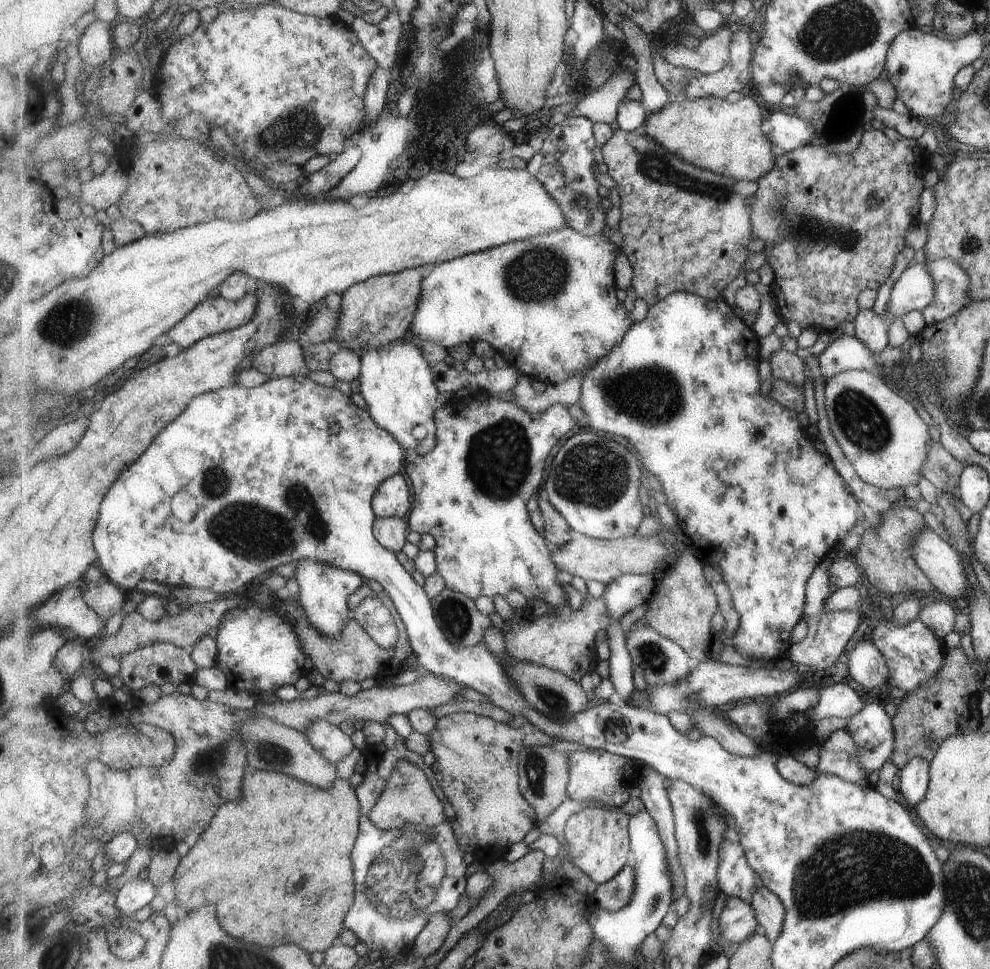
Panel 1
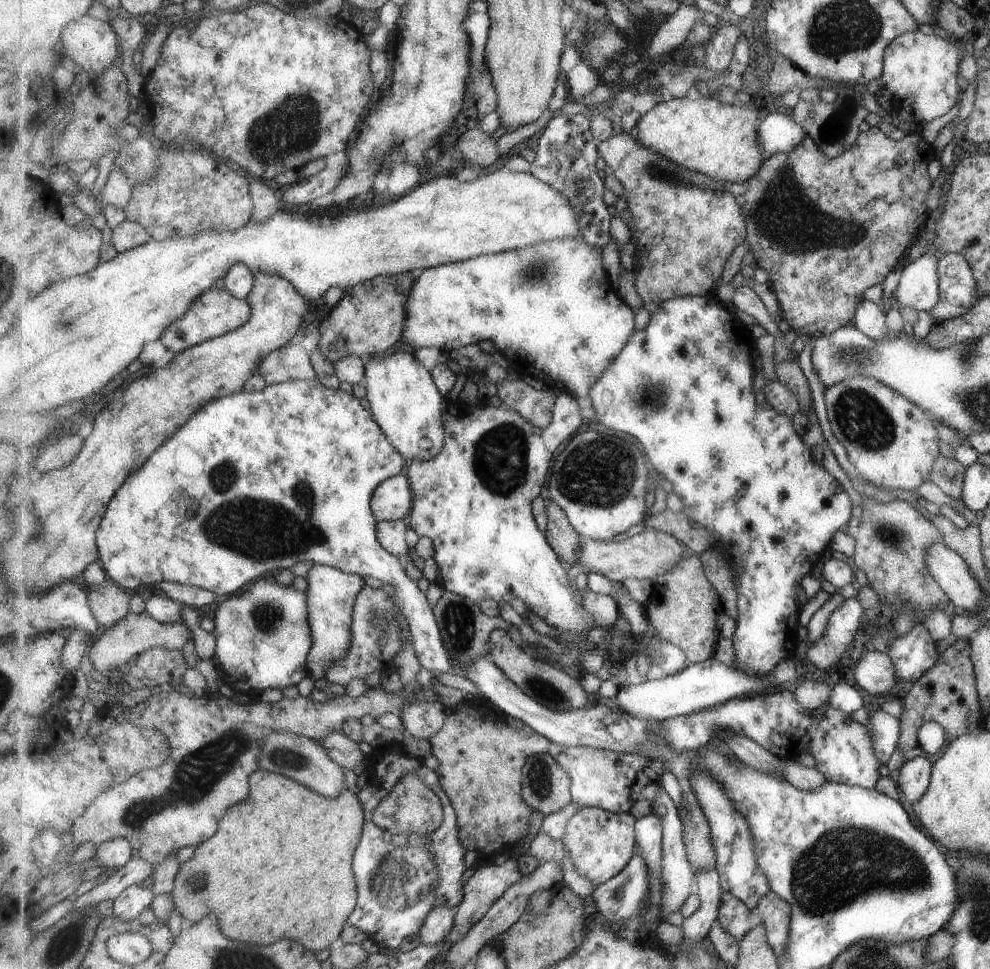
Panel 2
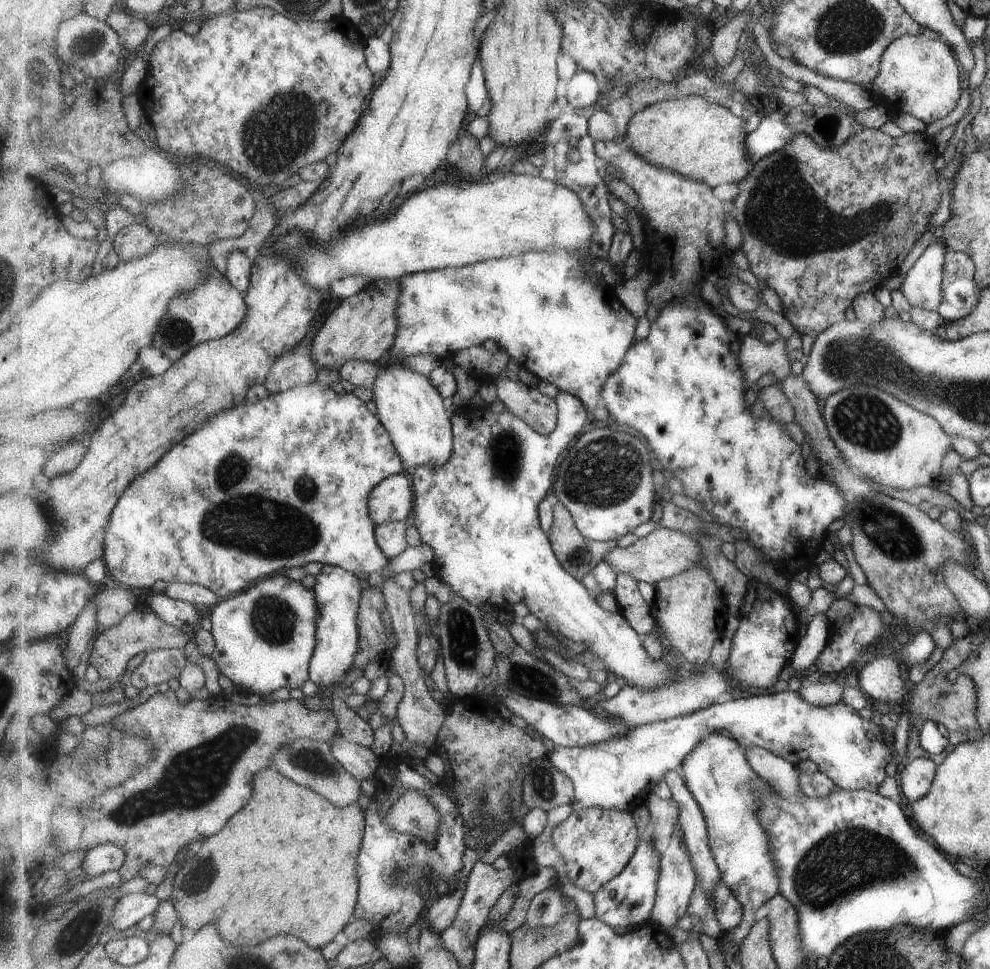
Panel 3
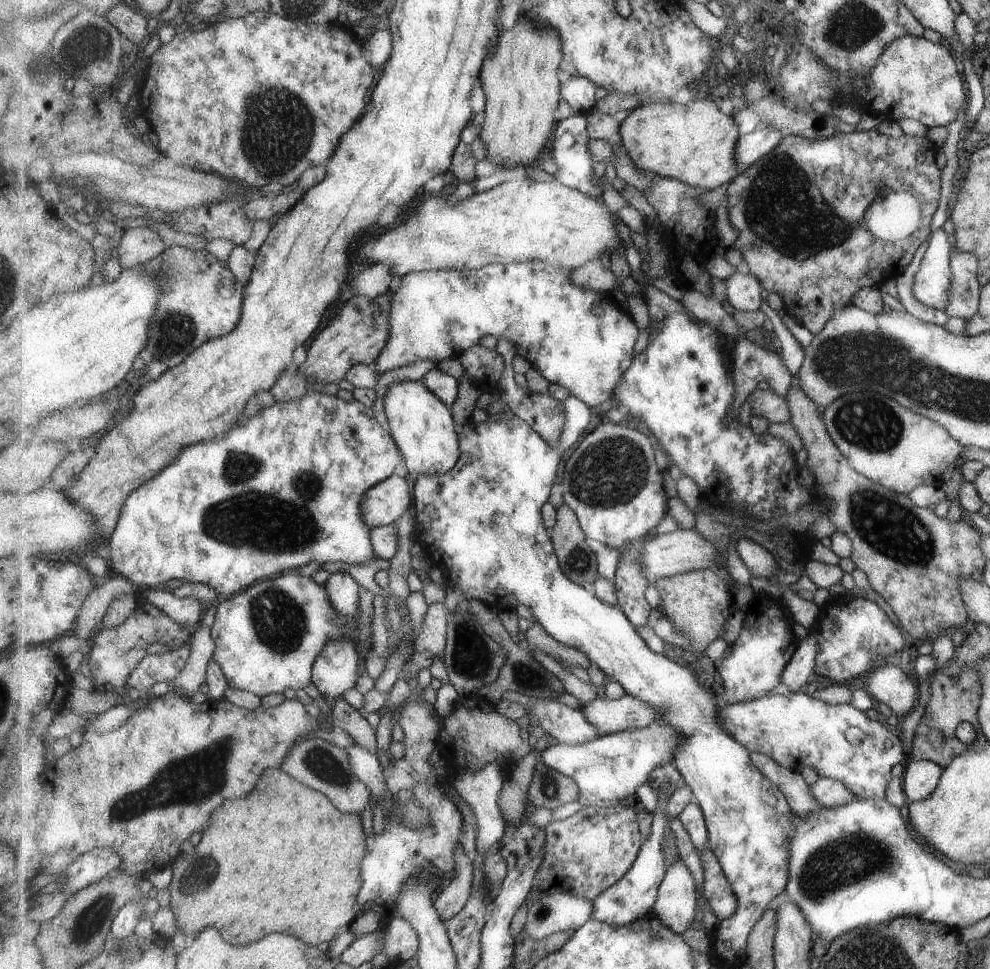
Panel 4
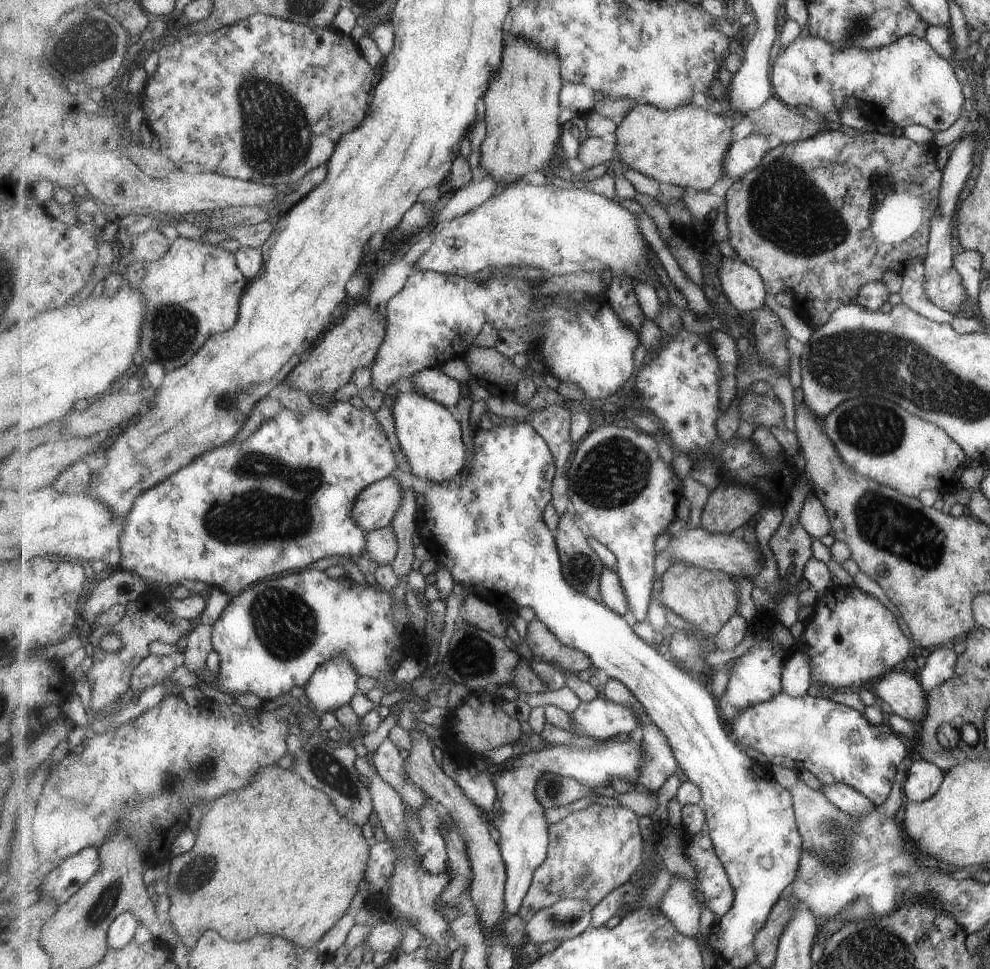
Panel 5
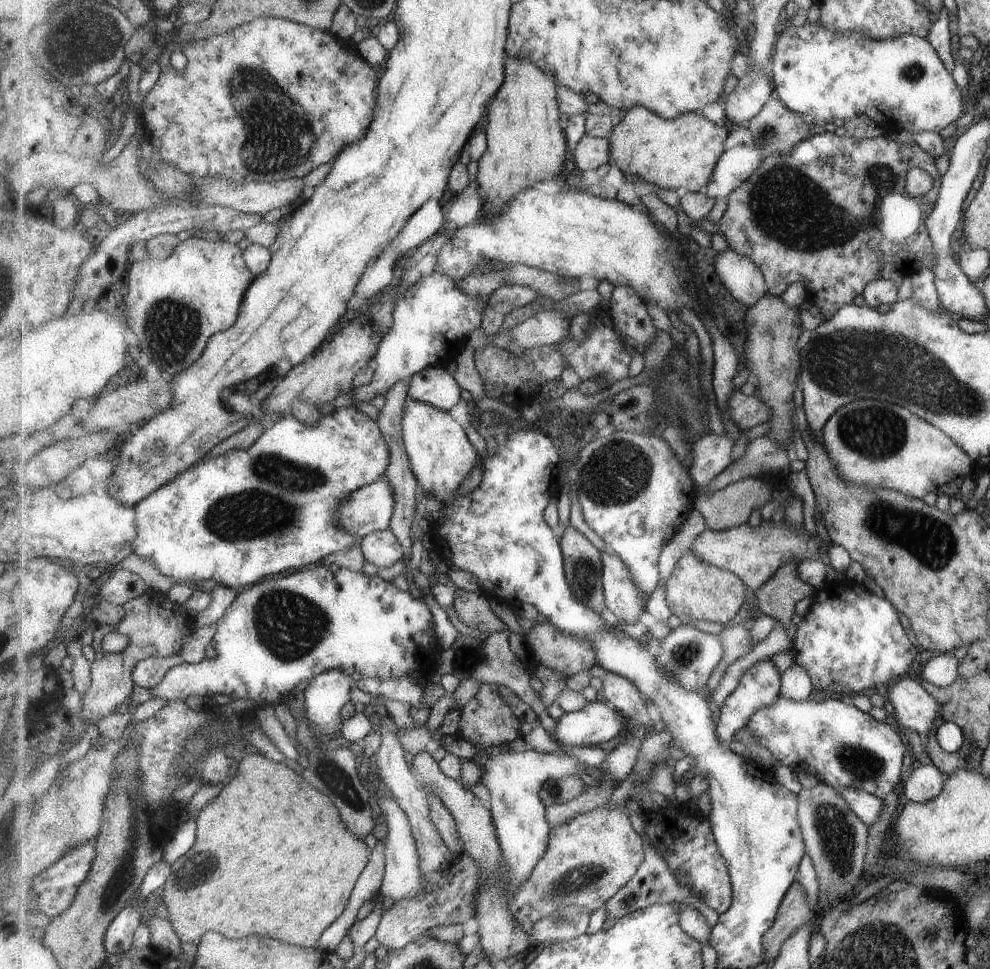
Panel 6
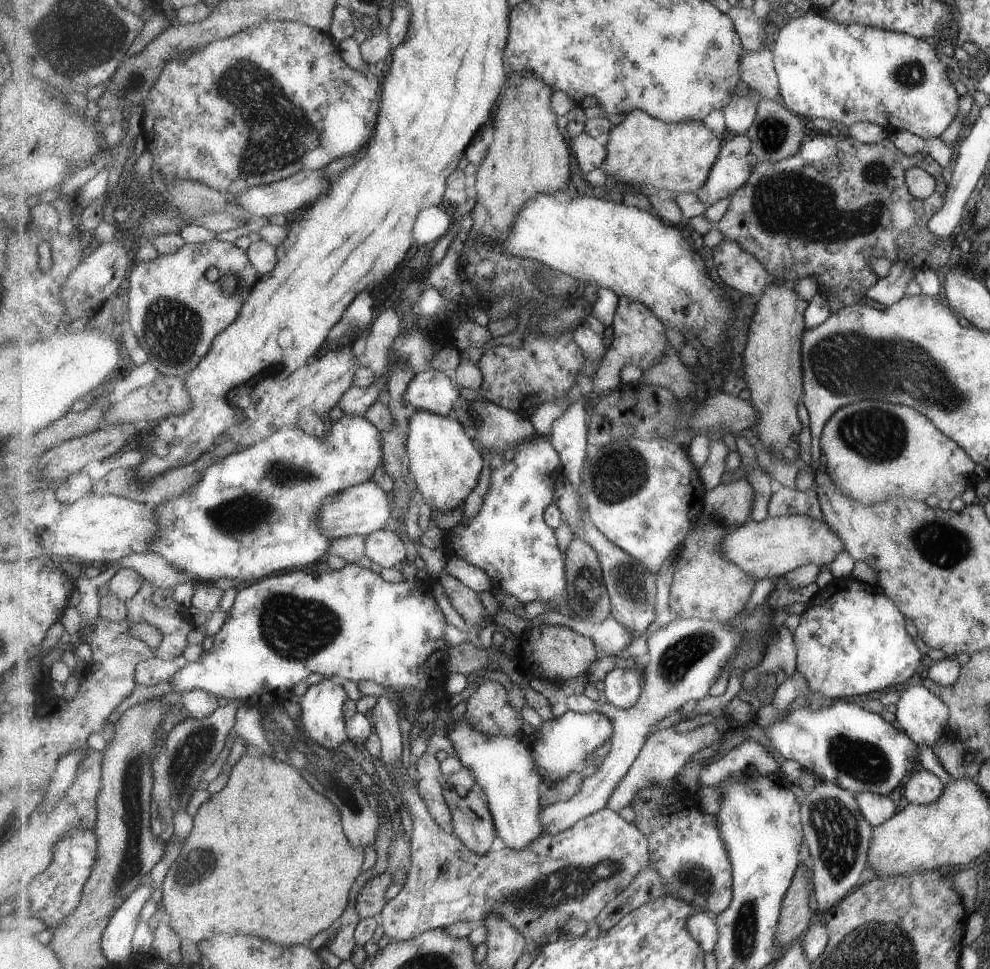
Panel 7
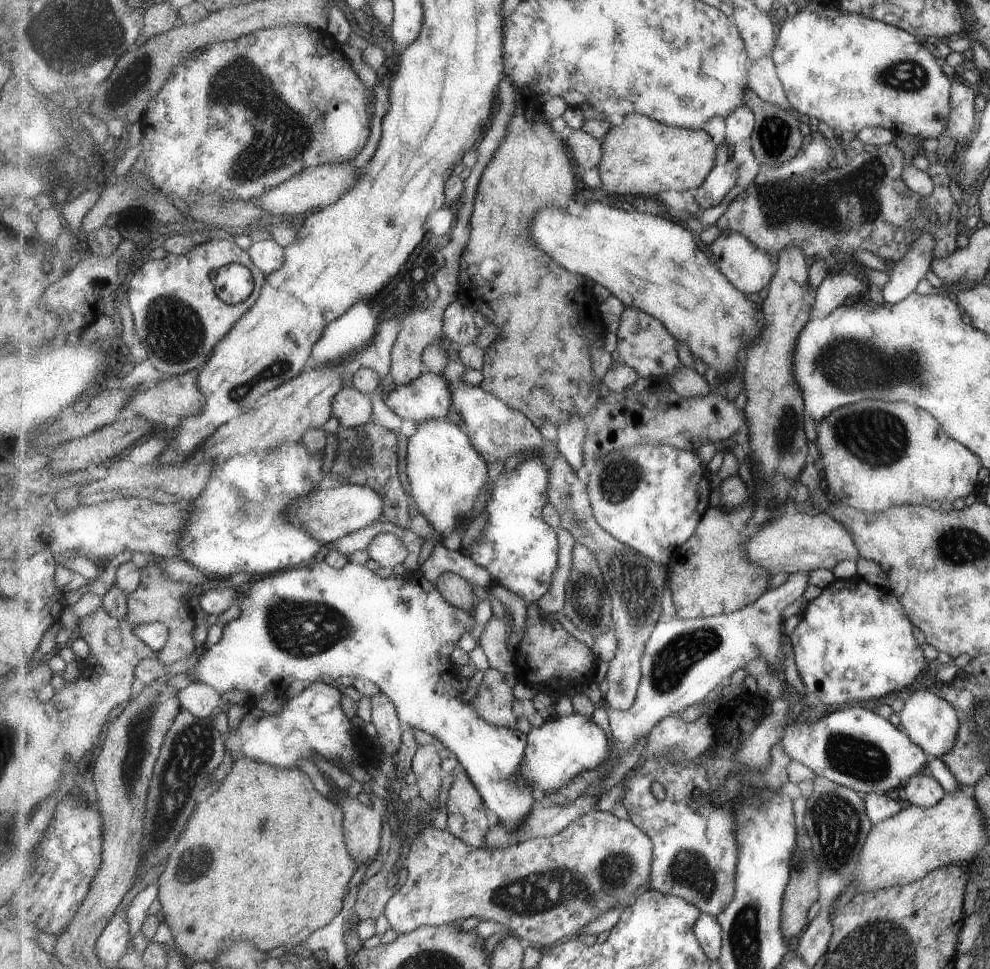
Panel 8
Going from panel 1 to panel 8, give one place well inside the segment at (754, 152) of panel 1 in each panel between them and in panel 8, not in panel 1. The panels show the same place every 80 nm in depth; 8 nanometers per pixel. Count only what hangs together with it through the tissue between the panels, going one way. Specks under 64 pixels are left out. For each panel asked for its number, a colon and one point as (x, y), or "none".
2: (721, 140)
3: (691, 135)
4: (695, 143)
5: (686, 147)
6: (681, 154)
7: (642, 149)
8: (641, 157)

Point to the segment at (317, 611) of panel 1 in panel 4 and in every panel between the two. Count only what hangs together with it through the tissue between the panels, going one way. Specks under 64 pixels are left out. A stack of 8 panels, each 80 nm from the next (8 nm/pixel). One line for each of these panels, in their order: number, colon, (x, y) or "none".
2: (332, 594)
3: (339, 592)
4: (335, 673)

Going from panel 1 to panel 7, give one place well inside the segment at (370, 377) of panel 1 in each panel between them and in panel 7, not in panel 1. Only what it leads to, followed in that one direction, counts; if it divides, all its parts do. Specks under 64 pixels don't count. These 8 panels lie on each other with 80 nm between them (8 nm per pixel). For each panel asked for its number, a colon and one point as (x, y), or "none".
2: (404, 399)
3: (418, 418)
4: (425, 430)
5: (433, 442)
6: (440, 453)
7: (446, 463)

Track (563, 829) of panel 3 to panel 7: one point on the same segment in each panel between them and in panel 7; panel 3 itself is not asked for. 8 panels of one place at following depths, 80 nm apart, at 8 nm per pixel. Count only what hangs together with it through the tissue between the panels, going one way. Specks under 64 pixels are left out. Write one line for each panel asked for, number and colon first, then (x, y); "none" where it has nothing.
4: (587, 853)
5: (592, 852)
6: (589, 859)
7: (575, 874)

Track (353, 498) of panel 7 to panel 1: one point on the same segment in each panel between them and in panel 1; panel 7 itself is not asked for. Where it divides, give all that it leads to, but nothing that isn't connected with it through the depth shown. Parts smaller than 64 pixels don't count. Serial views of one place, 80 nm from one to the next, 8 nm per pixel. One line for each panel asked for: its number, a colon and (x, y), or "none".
1: (395, 498)
2: (394, 499)
3: (393, 500)
4: (384, 503)
5: (377, 506)
6: (369, 509)

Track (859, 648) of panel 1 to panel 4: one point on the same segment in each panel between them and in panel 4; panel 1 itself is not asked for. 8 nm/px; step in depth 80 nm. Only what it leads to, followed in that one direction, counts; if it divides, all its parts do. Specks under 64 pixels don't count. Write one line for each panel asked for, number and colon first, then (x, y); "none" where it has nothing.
2: (873, 671)
3: (879, 676)
4: (888, 684)

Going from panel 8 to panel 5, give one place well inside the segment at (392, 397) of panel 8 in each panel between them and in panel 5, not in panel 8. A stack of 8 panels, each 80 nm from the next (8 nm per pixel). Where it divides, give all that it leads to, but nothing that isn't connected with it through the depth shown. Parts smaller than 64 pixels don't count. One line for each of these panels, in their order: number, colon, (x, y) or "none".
5: (433, 382)
6: (434, 385)
7: (433, 391)

